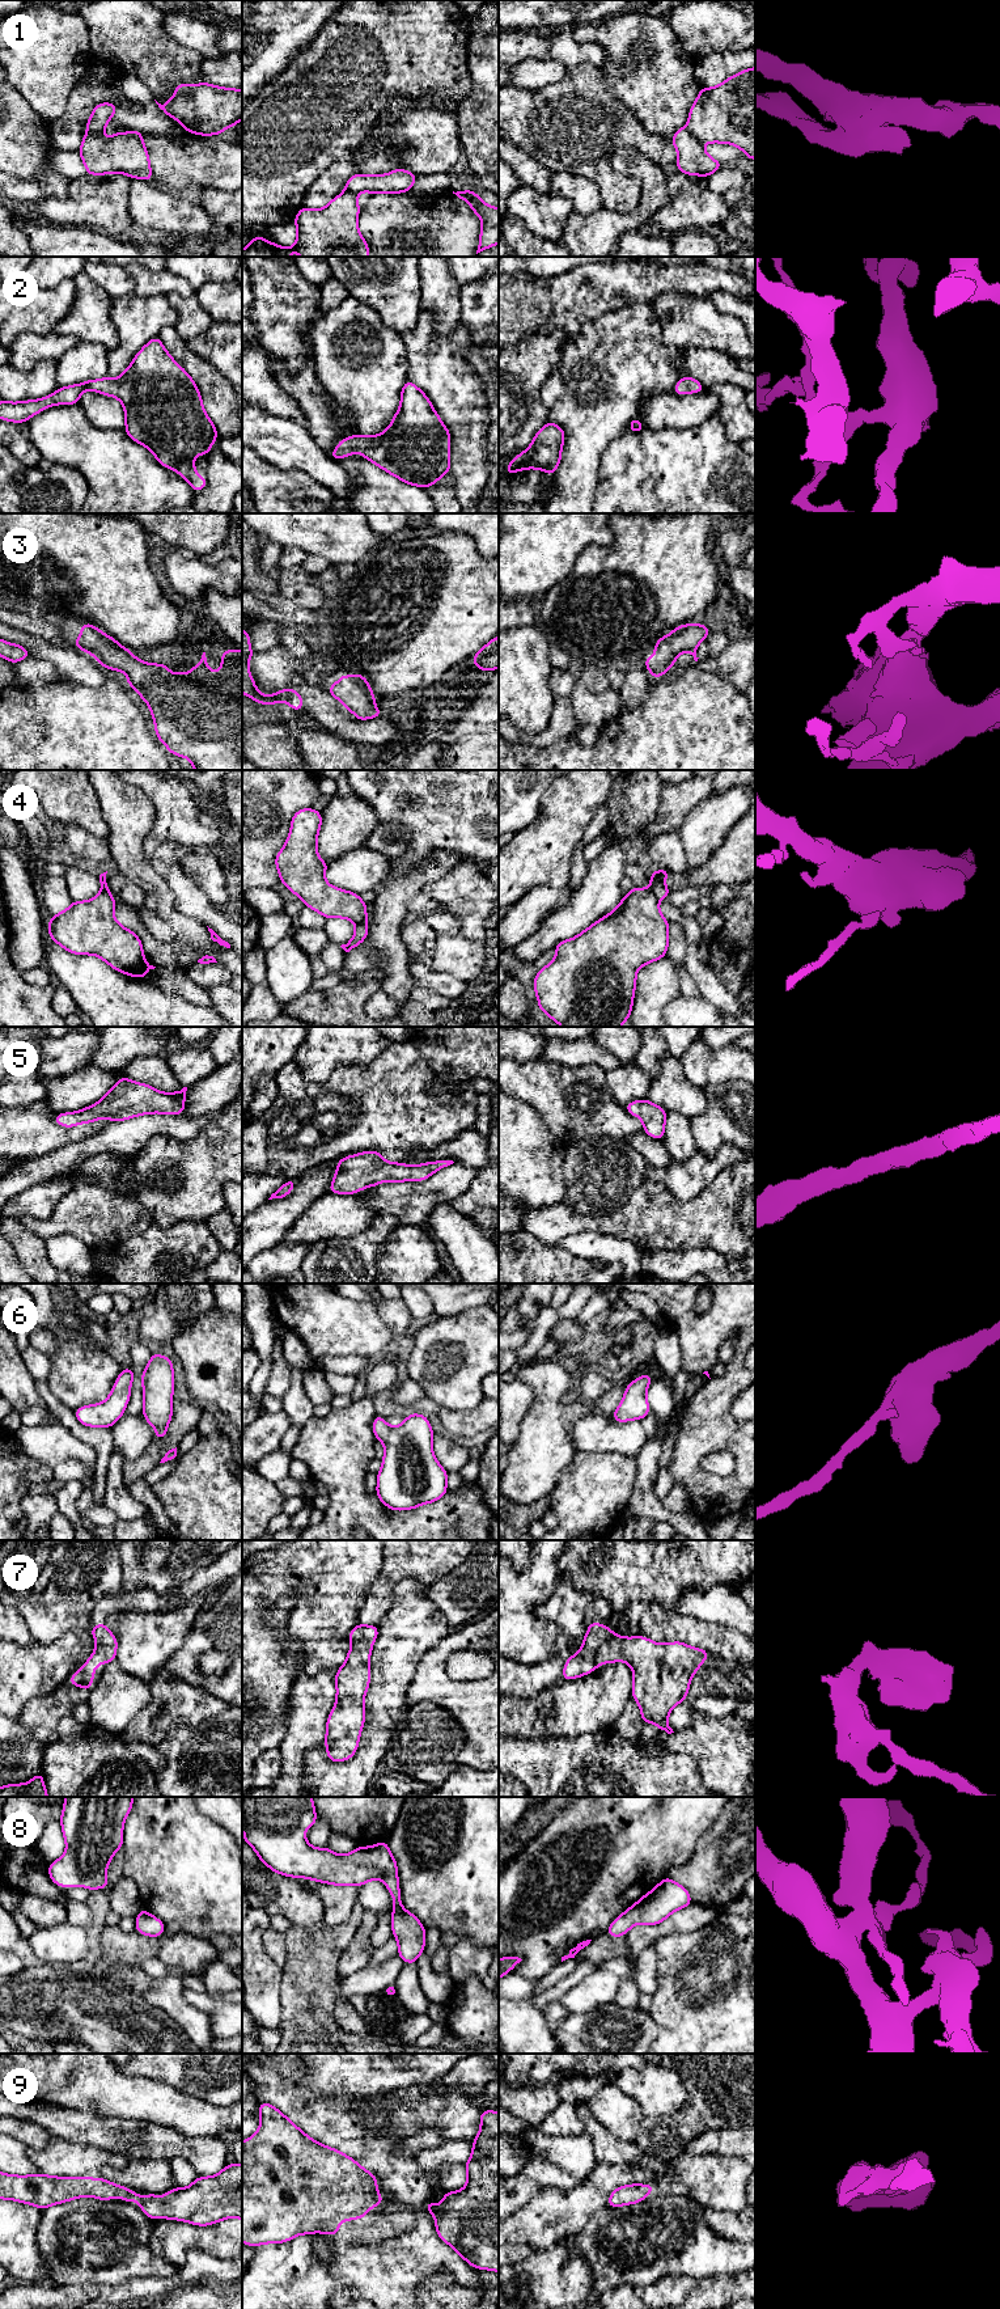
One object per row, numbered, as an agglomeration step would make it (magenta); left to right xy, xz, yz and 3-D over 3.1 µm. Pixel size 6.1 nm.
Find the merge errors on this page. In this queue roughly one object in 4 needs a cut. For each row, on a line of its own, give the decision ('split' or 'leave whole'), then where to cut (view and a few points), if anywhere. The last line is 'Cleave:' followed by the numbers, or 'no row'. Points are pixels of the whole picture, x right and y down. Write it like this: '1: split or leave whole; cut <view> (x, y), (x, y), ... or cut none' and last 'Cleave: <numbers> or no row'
1: split; cut xy (102, 130), (85, 135)
2: leave whole; cut none
3: leave whole; cut none
4: split; cut yz (649, 888), (656, 899)
5: leave whole; cut none
6: leave whole; cut none
7: split; cut yz (614, 1635), (598, 1648), (594, 1666)
8: leave whole; cut none
9: leave whole; cut none
Cleave: 1, 4, 7

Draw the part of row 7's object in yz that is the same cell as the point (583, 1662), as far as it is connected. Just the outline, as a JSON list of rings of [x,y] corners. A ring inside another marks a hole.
[[[589,1621],[581,1649],[564,1663],[562,1680],[576,1679],[596,1669],[596,1654],[601,1645],[609,1641],[614,1632],[599,1623]]]

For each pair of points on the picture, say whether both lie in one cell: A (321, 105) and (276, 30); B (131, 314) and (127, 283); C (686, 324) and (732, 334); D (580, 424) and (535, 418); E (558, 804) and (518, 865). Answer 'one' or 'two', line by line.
A: two
B: two
C: one
D: two
E: one

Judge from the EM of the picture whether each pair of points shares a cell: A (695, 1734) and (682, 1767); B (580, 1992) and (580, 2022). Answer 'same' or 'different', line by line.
A: different
B: different

